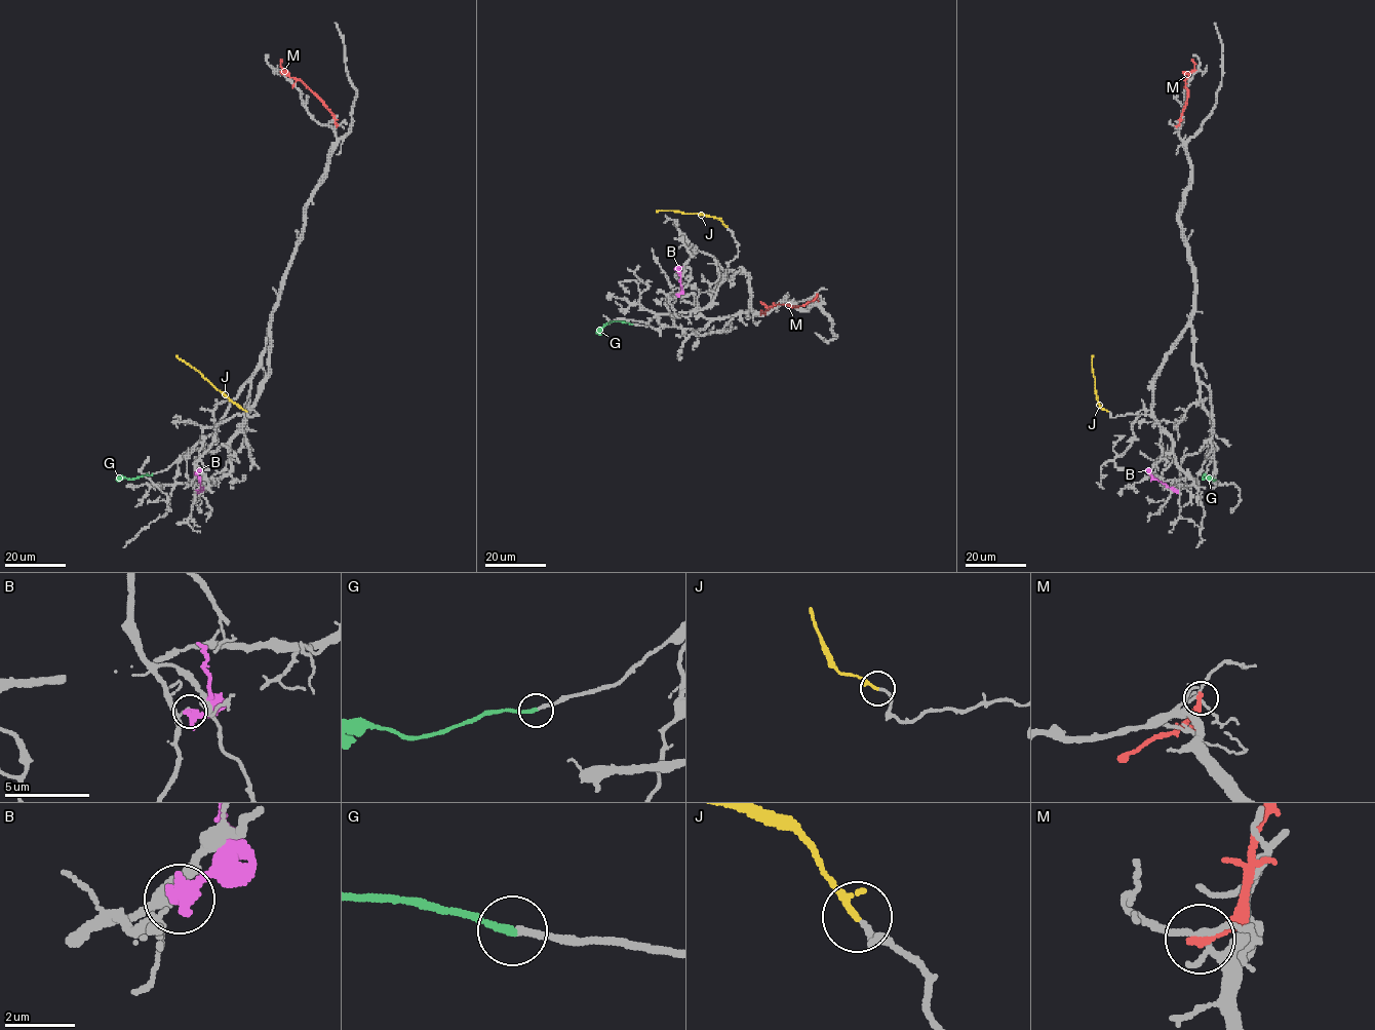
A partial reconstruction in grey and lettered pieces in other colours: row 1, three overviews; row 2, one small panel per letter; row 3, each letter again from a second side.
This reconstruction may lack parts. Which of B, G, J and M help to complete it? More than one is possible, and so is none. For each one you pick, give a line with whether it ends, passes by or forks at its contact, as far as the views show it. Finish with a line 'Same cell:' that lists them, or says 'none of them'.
G: it ends there
J: it ends there
Same cell: G, J

